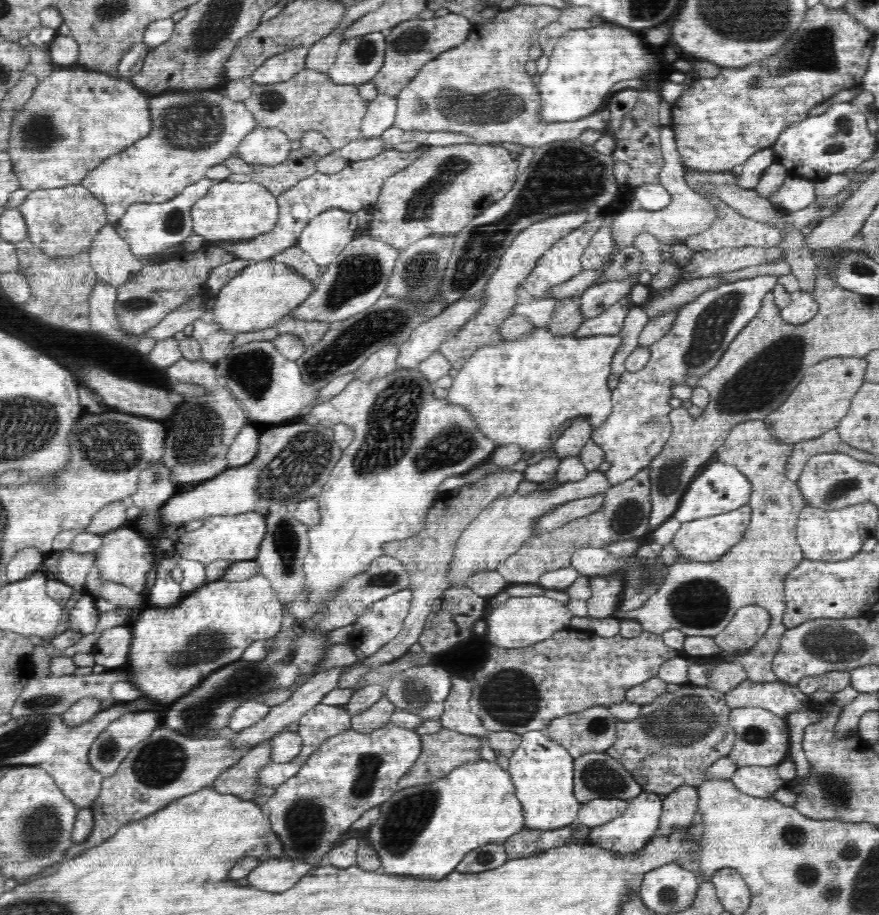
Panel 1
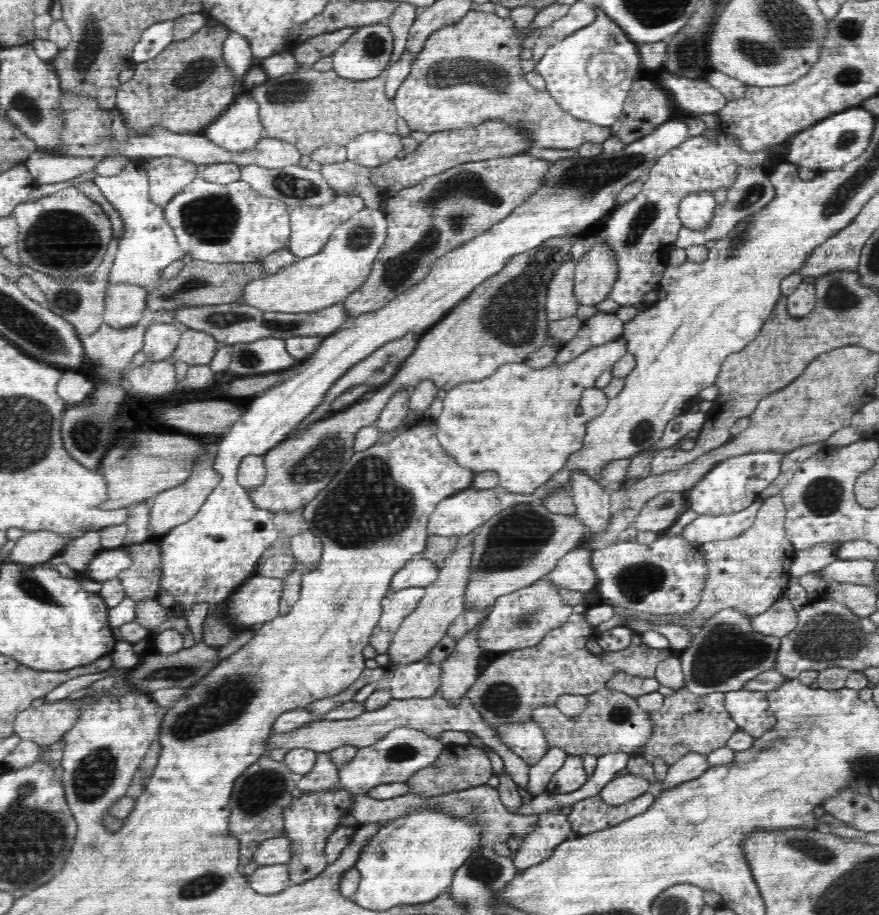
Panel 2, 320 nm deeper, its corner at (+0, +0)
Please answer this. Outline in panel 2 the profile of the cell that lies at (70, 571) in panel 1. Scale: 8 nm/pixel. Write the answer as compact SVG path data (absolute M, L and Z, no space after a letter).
M124 548L102 550L88 562L86 571L82 575L103 583L117 578L118 573L130 568L132 563L132 556Z

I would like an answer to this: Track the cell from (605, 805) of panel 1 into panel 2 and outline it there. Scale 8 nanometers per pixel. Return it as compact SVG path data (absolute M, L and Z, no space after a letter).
M628 773L612 779L599 794L607 805L621 805L647 793L650 783L646 778Z

